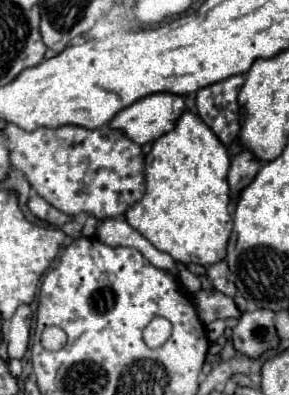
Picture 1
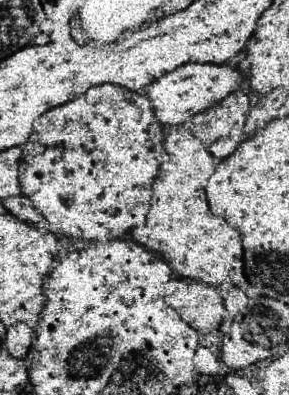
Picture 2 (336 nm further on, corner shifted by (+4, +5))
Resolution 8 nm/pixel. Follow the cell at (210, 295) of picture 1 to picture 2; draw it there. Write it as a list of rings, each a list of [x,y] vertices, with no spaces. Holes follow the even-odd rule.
[[[169,279],[159,293],[159,301],[175,309],[181,321],[201,335],[217,333],[219,323],[227,317],[225,303],[217,289],[187,279]]]

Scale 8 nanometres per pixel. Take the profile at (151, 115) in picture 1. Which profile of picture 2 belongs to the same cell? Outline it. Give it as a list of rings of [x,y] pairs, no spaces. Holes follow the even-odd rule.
[[[185,63],[177,69],[161,75],[161,79],[155,79],[149,85],[147,95],[153,103],[155,117],[161,123],[179,125],[183,121],[187,121],[189,117],[205,111],[207,107],[219,103],[231,91],[239,89],[244,77],[245,74],[239,67],[233,67],[227,63]]]

